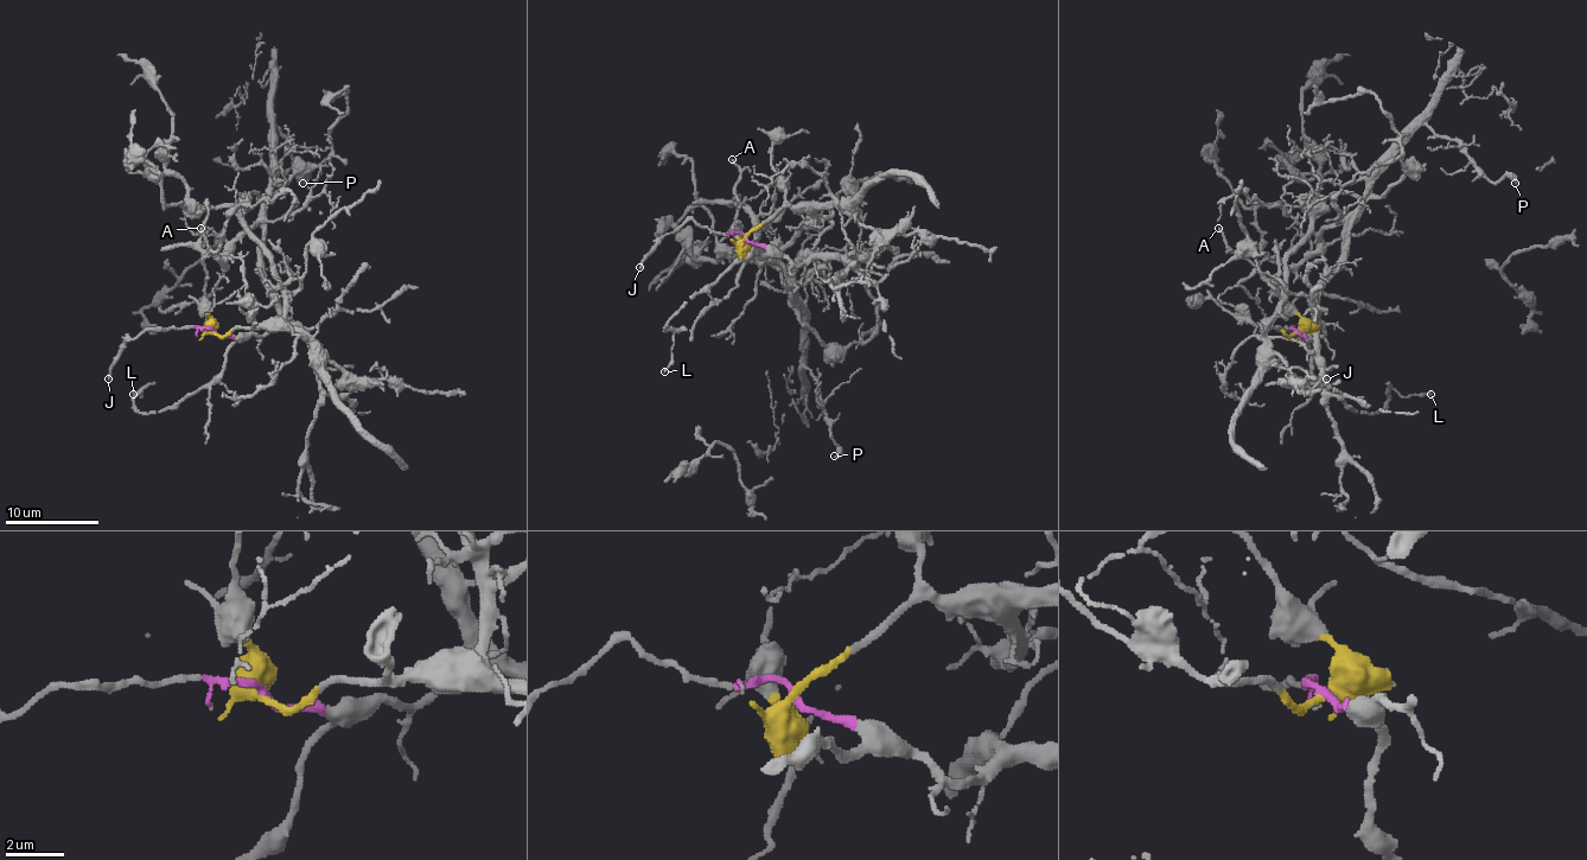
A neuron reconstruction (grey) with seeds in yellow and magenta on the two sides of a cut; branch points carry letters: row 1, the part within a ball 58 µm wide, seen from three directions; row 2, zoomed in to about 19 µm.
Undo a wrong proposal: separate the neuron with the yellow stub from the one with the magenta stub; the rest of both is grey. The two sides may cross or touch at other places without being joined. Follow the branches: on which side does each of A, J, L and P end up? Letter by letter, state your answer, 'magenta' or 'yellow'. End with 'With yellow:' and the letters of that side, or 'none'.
A: yellow
J: magenta
L: magenta
P: magenta
With yellow: A

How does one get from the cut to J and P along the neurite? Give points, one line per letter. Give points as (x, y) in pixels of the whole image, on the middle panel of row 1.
J: (745, 237), (740, 233), (718, 235), (687, 218), (656, 244), (641, 267)
P: (745, 237), (773, 247), (801, 265), (810, 258), (795, 272), (801, 351), (817, 382), (836, 447), (834, 457)

